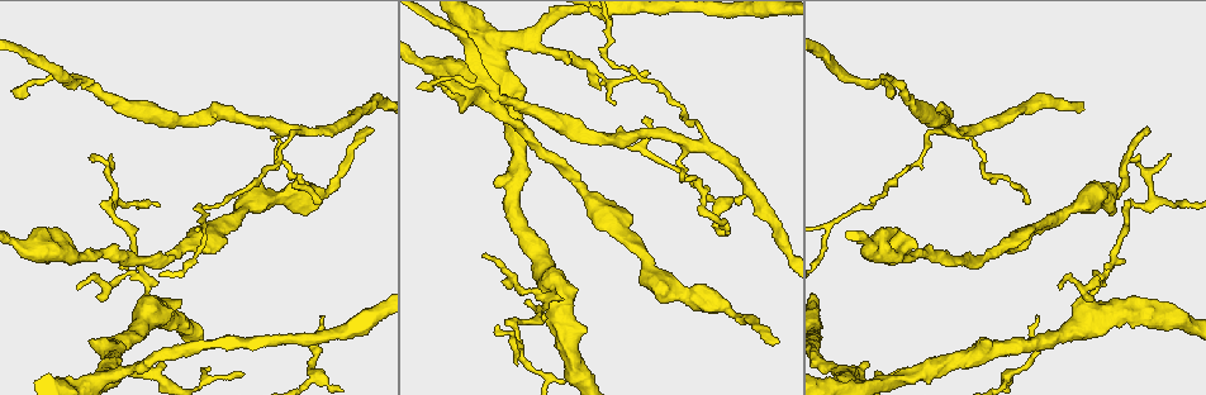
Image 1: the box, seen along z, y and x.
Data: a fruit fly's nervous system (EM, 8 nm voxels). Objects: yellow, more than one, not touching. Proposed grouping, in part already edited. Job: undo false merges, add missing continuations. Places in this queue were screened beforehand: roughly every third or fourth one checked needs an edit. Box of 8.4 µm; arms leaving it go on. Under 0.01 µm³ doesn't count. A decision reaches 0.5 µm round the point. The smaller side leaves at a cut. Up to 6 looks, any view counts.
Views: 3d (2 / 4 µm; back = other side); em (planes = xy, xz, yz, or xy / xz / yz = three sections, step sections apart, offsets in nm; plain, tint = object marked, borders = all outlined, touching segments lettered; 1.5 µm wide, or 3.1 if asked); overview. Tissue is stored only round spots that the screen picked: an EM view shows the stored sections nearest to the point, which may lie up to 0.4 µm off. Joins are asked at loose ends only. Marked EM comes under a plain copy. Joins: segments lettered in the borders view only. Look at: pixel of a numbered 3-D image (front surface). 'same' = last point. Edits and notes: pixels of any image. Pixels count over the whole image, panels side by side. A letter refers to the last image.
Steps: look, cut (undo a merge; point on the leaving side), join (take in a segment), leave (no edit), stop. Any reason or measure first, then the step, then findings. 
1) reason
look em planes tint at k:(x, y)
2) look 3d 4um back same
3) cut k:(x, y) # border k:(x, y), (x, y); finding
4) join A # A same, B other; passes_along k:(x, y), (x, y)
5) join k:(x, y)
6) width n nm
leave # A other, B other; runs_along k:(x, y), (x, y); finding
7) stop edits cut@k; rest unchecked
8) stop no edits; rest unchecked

end of a long branch
look em planes borders at 1:(776, 339)

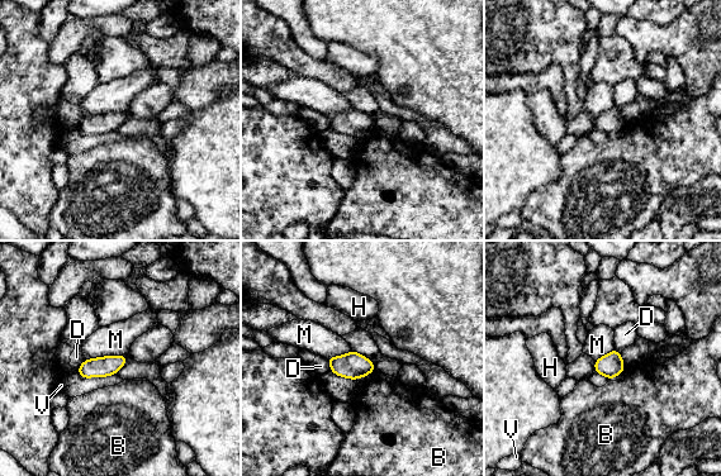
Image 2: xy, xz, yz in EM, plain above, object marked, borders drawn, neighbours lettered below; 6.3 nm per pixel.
leave # B other, D other, H other, M other, V other; border 2:(127, 355), (105, 355), (86, 360); none of them fits

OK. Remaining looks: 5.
abrupt turn
look em planes borders at 1:(444, 67)

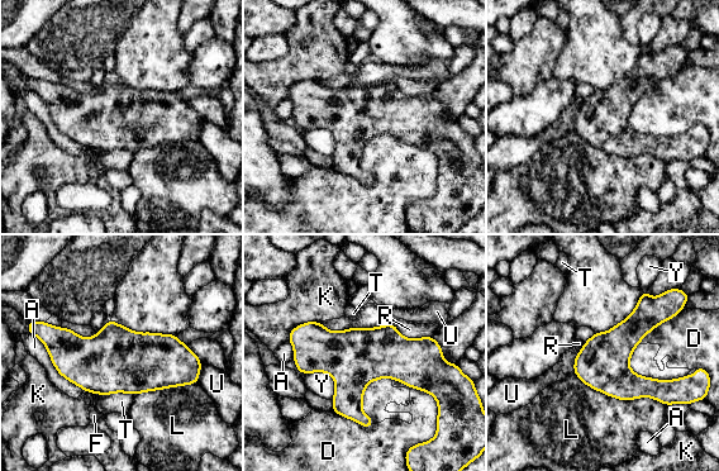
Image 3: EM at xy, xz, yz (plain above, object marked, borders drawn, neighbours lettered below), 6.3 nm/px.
width 380 nm
leave # A other, D other, F other, K other, L other, R other, T other, U other, Y other; runs_along 3:(291, 337), (342, 355), (441, 362); all the same neuron

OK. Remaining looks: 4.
arms part here
look em xy step 8 tint at 1:(483, 82)

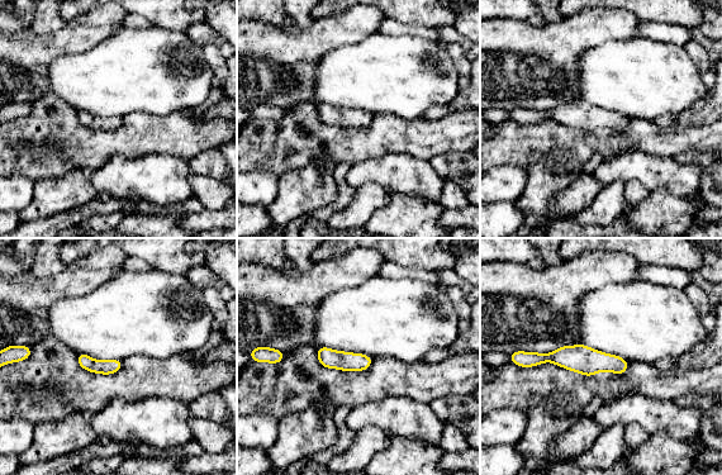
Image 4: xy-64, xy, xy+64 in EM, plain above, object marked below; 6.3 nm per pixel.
look em planes borders same

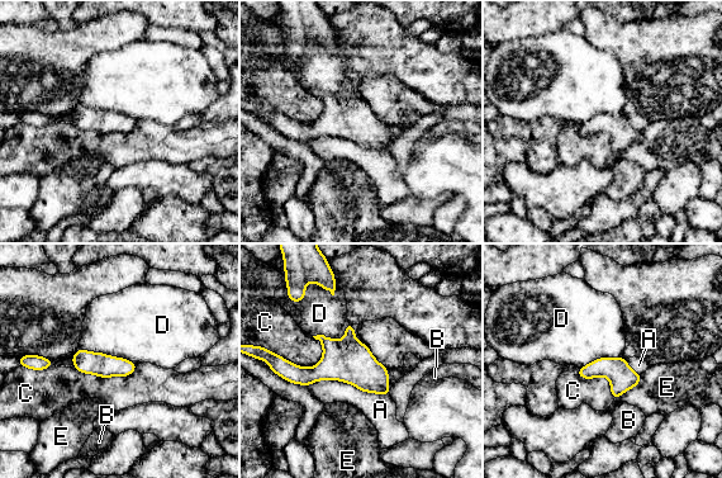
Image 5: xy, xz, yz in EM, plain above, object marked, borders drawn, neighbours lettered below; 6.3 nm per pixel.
longest_contact A 550 nm
leave # A other, B other, C other, D other, E other; runs_along 5:(269, 354), (293, 373), (362, 370), (385, 391); continuous, no second neuron

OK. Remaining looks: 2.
stop no edits; rest unchecked

